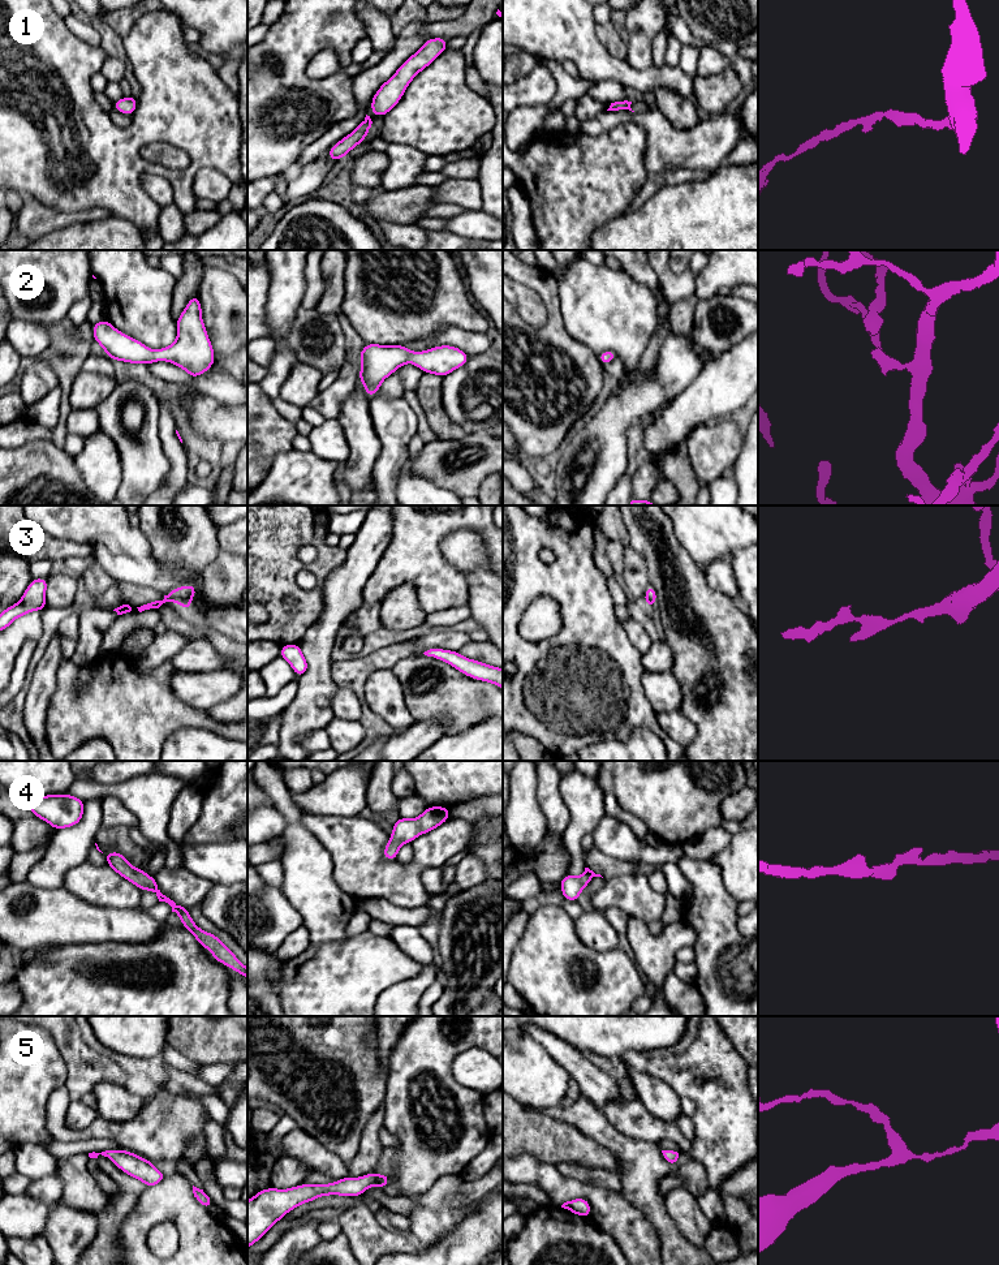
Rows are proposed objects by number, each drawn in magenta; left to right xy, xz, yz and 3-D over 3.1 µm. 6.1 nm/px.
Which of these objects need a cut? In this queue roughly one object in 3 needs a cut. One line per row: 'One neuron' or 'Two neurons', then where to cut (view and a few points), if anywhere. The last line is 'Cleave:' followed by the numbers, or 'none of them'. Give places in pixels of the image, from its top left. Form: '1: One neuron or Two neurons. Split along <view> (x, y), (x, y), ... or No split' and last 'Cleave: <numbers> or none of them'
1: One neuron. No split
2: One neuron. No split
3: One neuron. No split
4: One neuron. No split
5: One neuron. No split
Cleave: none of them

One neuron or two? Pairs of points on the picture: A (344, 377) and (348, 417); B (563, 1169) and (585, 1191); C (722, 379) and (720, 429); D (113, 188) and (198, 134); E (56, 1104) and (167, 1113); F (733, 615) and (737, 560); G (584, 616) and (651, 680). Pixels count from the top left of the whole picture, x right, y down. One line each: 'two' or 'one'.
A: two
B: two
C: two
D: one
E: one
F: two
G: two

